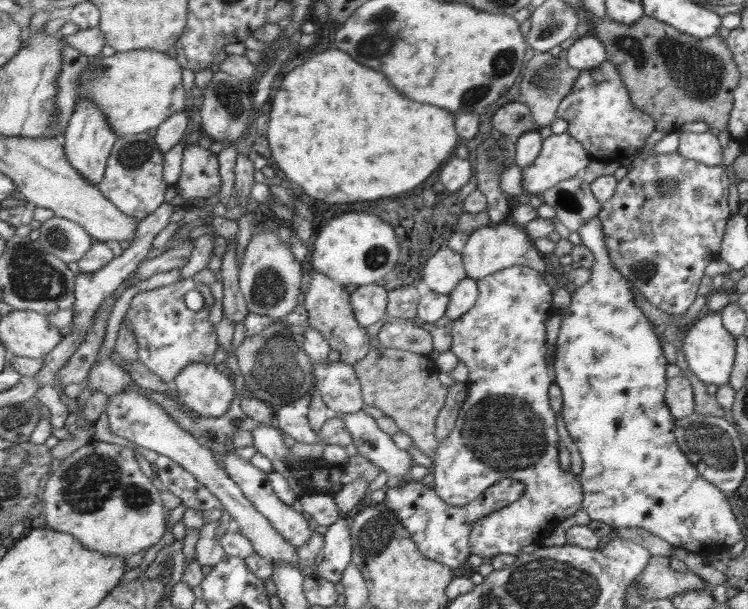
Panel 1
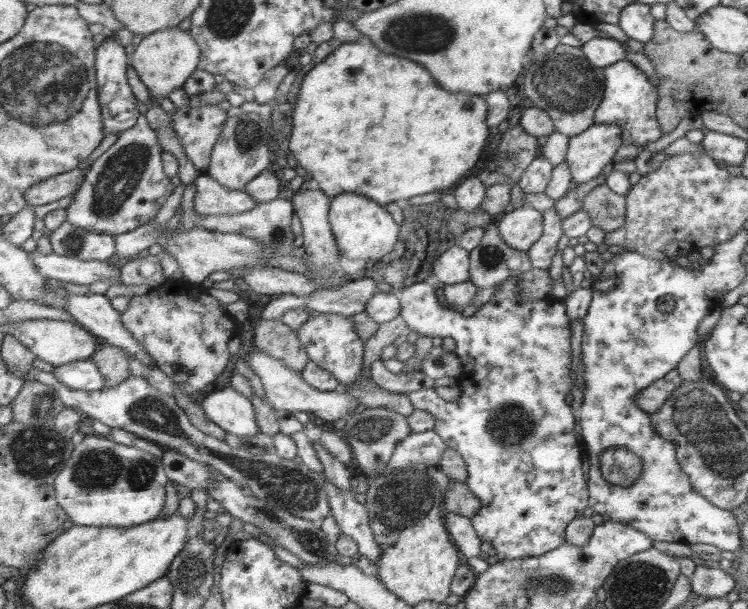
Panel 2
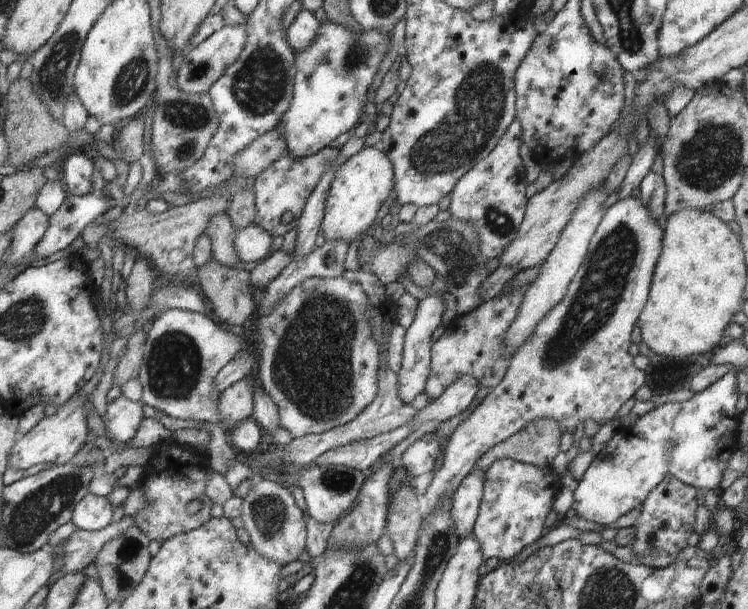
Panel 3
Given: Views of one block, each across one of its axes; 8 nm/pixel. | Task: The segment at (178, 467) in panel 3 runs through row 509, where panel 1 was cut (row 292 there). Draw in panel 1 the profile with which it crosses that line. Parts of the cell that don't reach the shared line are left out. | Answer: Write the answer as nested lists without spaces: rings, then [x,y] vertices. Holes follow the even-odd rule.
[[[191,278],[134,296],[124,319],[136,336],[138,360],[169,384],[173,383],[180,370],[184,370],[188,364],[212,364],[214,354],[220,348],[216,329],[208,319],[213,304],[210,288],[204,284],[196,284]],[[191,290],[198,290],[205,299],[204,308],[197,312],[188,309],[184,302],[184,296]]]

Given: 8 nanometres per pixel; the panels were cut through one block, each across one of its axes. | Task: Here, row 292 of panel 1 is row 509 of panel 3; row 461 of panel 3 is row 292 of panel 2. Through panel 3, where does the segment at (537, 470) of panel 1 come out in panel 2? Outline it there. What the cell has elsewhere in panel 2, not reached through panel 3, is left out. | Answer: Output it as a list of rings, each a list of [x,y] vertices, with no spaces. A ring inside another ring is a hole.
[[[511,277],[504,283],[497,286],[495,296],[480,308],[472,316],[464,317],[460,310],[454,307],[445,308],[438,303],[436,296],[436,287],[430,286],[427,282],[418,282],[412,284],[408,288],[404,287],[397,295],[401,304],[401,317],[405,323],[414,332],[422,336],[440,336],[440,338],[453,338],[456,343],[454,352],[463,364],[462,377],[460,378],[461,397],[454,402],[443,401],[438,398],[434,387],[421,388],[418,391],[405,392],[414,408],[426,410],[436,419],[436,427],[433,429],[447,448],[452,448],[462,456],[468,469],[468,480],[466,486],[472,491],[474,496],[481,500],[481,507],[476,512],[476,516],[472,516],[472,526],[476,529],[478,537],[482,542],[490,542],[492,547],[496,548],[498,560],[502,559],[524,559],[525,557],[537,557],[558,548],[562,543],[566,543],[566,535],[564,534],[568,523],[578,516],[580,510],[588,511],[589,507],[589,490],[588,482],[584,479],[582,474],[582,453],[584,447],[582,442],[578,440],[574,432],[574,428],[578,423],[577,416],[572,411],[571,405],[566,403],[566,396],[570,394],[574,381],[570,377],[570,364],[572,364],[572,346],[570,345],[570,331],[571,320],[566,313],[565,303],[561,300],[556,300],[554,297],[546,297],[541,300],[530,300],[528,302],[520,302],[517,300],[519,289],[517,288],[517,278]]]

